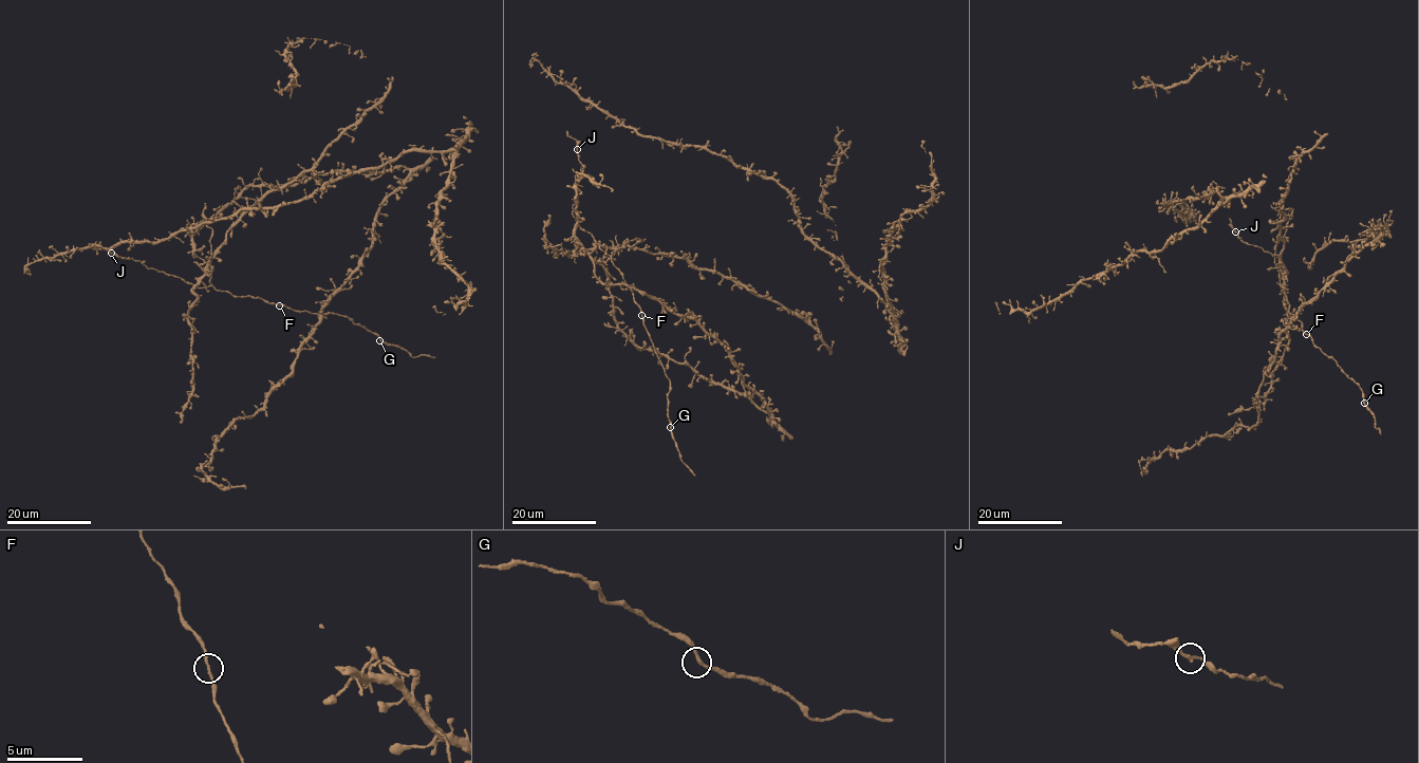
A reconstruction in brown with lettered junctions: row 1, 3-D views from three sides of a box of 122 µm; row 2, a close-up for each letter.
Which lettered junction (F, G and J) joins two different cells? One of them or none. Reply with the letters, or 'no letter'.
no letter

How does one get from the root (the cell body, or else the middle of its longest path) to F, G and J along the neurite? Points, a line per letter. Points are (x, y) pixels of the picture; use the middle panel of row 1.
F: (581, 229), (592, 234), (601, 249), (610, 256), (641, 315)
G: (581, 229), (592, 234), (601, 249), (610, 256), (639, 308), (669, 382), (670, 427)
J: (581, 229), (572, 210), (581, 172), (577, 150)

